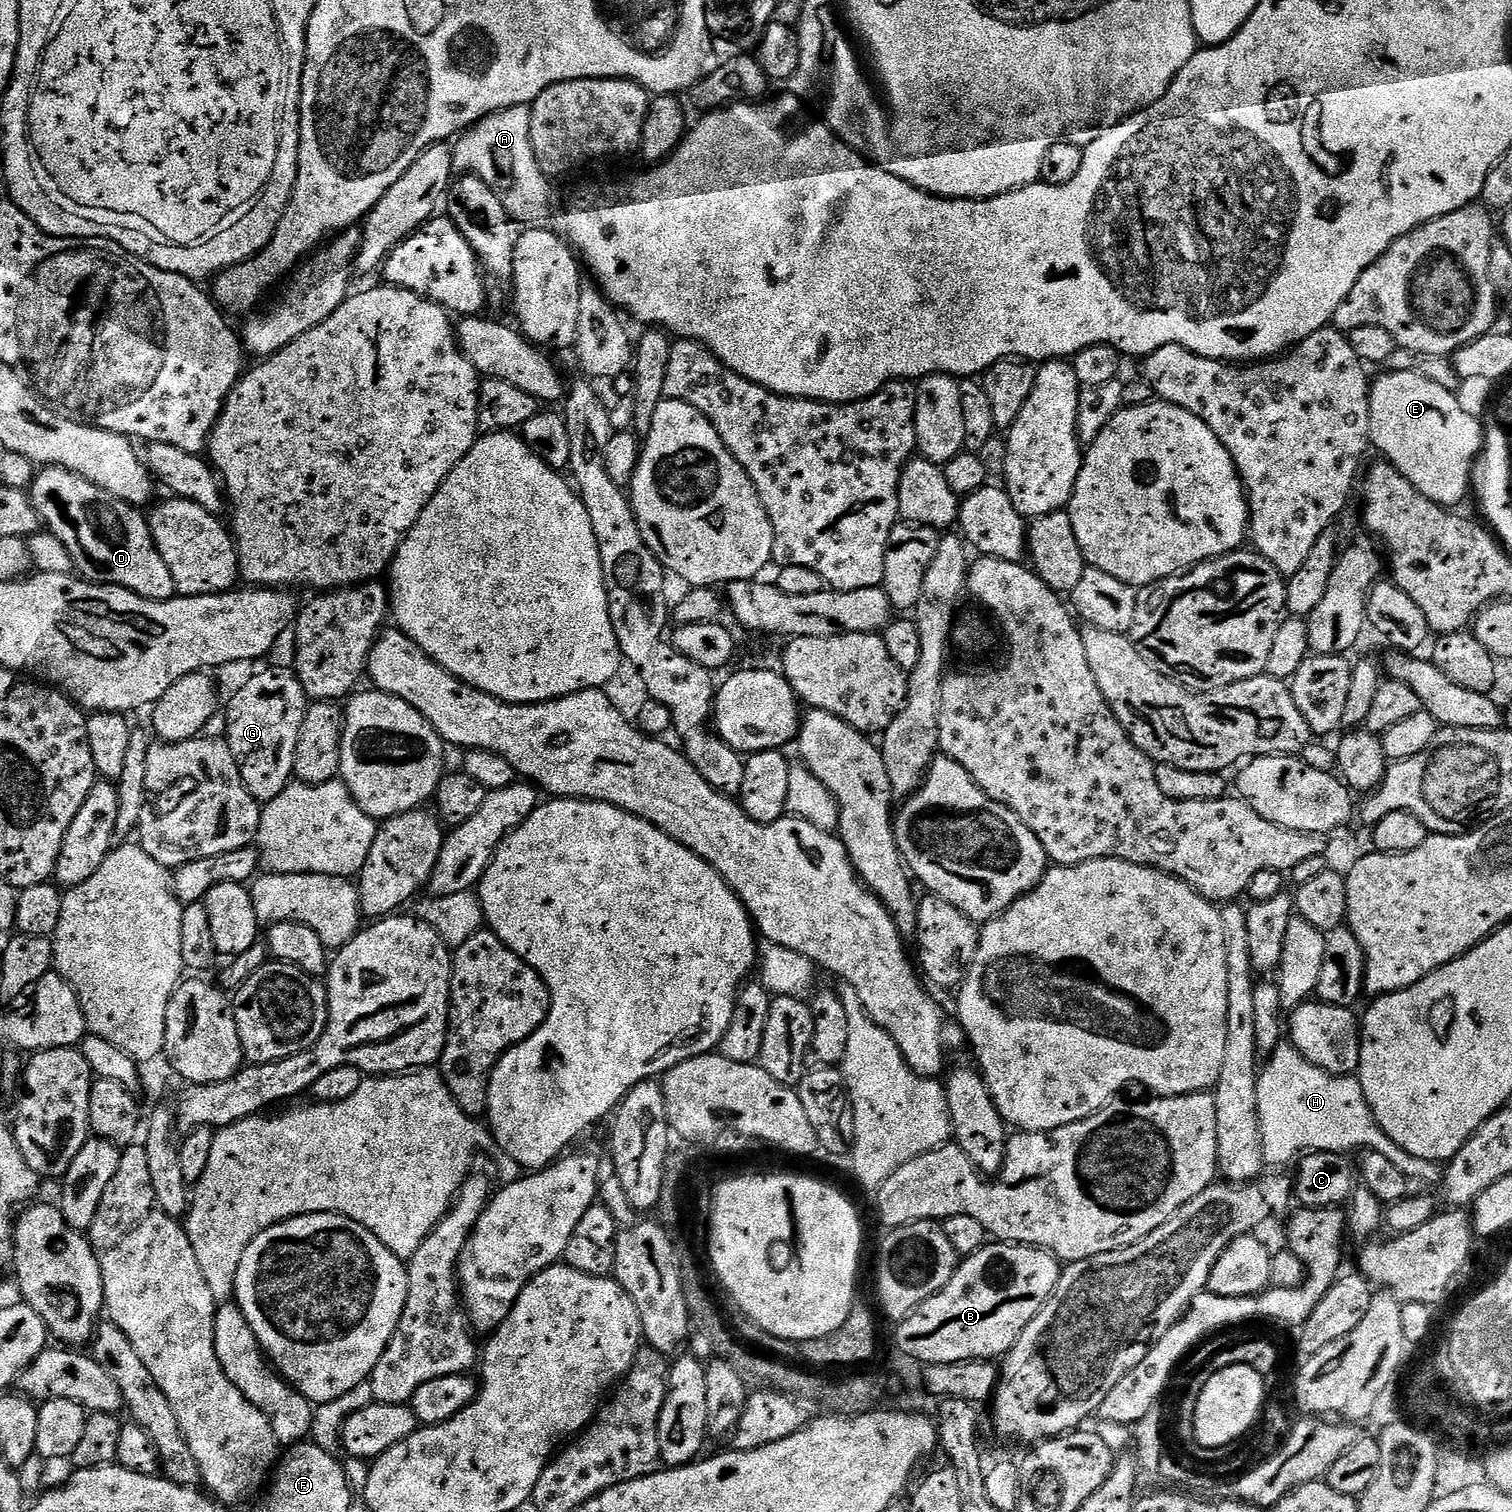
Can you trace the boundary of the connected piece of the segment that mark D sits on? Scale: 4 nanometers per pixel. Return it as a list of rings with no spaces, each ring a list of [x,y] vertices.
[[[55,466],[41,467],[35,473],[35,479],[30,485],[30,495],[34,510],[40,515],[41,525],[50,535],[58,538],[58,542],[62,542],[62,546],[68,551],[68,557],[74,562],[75,571],[83,579],[93,584],[111,584],[125,588],[147,600],[171,600],[177,595],[174,578],[166,562],[162,562],[162,552],[157,548],[152,532],[148,529],[145,513],[139,507],[103,495],[100,488],[94,486],[94,482]]]

